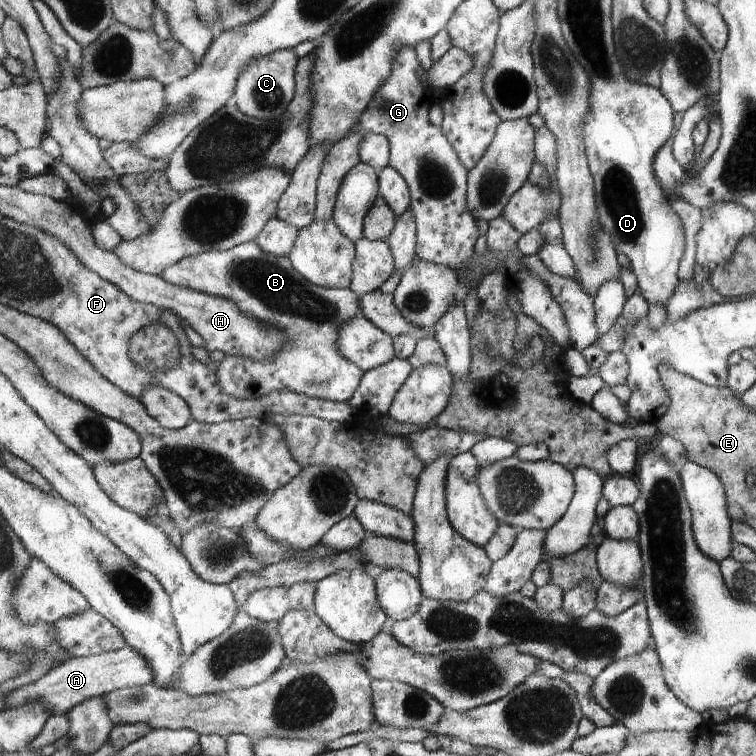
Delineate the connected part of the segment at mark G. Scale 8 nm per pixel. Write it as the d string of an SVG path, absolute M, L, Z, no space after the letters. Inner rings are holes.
M405 46L405 48L401 48L399 52L397 52L397 56L395 58L395 64L393 64L393 72L391 76L389 76L389 80L381 86L379 92L373 96L373 101L370 103L370 106L363 114L361 114L361 118L357 120L356 126L353 126L353 130L349 132L349 134L345 134L349 136L350 134L355 133L375 133L383 136L387 136L387 140L389 140L390 146L390 161L389 166L393 166L395 170L400 171L401 176L405 177L405 180L409 184L409 188L412 191L412 204L410 205L411 212L413 212L413 216L416 218L417 230L418 230L418 241L417 241L417 252L416 254L423 260L428 260L429 262L435 262L435 264L439 264L439 266L447 266L450 271L456 271L457 275L467 274L465 278L469 278L470 274L473 274L475 270L471 270L473 268L473 258L475 258L475 244L477 244L477 240L479 240L480 236L480 226L478 225L477 219L473 214L471 214L471 210L469 210L468 205L468 167L461 162L457 151L453 148L451 142L449 142L448 136L442 130L442 127L437 126L432 122L431 109L433 105L437 104L438 93L433 91L430 87L425 86L423 83L423 73L425 72L424 67L421 66L420 59L417 56L416 48L409 48L409 46Z

